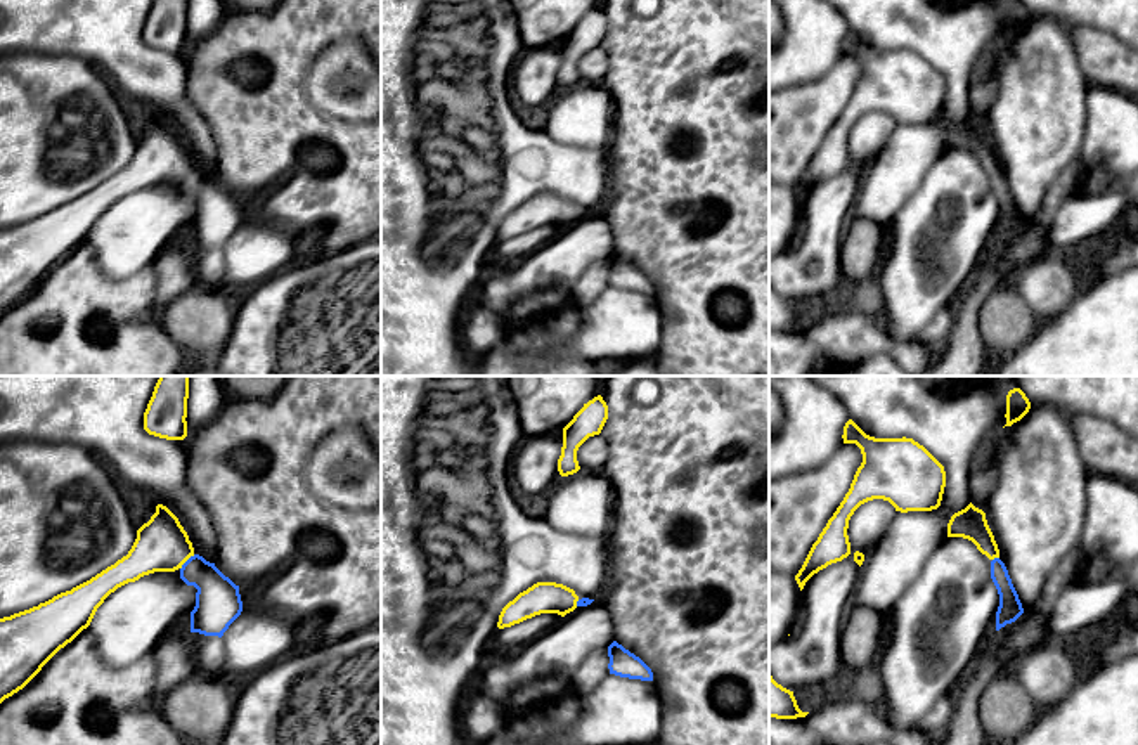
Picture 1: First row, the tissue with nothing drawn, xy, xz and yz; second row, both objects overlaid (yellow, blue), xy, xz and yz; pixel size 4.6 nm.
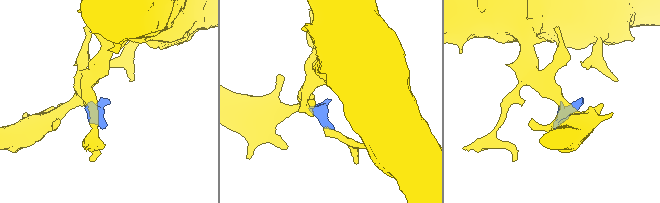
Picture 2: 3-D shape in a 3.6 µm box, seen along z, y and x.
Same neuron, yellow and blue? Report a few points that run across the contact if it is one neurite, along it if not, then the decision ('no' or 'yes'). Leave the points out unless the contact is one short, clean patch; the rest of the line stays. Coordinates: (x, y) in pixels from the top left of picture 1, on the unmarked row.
xy (161, 156), (177, 163), (186, 172), (213, 200), (217, 212) | yes

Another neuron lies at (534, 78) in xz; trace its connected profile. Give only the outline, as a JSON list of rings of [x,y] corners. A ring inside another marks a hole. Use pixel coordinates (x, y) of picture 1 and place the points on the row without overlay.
[[[563,42],[527,47],[509,73],[511,94],[528,106],[551,102],[561,90],[558,83],[561,59]]]

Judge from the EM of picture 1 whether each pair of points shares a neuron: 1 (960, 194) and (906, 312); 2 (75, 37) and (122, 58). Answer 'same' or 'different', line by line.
1: same
2: same

